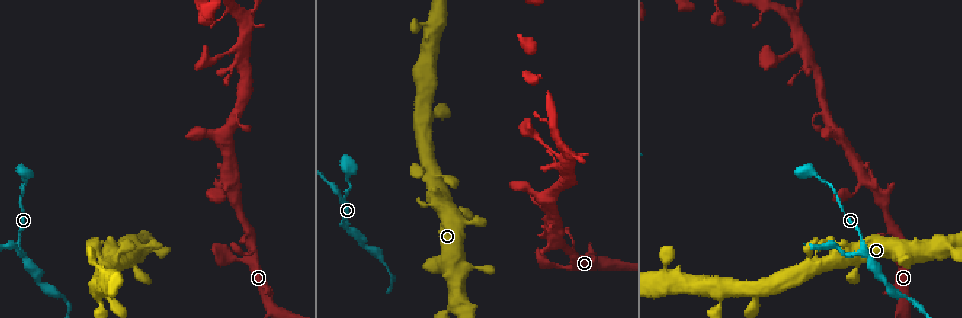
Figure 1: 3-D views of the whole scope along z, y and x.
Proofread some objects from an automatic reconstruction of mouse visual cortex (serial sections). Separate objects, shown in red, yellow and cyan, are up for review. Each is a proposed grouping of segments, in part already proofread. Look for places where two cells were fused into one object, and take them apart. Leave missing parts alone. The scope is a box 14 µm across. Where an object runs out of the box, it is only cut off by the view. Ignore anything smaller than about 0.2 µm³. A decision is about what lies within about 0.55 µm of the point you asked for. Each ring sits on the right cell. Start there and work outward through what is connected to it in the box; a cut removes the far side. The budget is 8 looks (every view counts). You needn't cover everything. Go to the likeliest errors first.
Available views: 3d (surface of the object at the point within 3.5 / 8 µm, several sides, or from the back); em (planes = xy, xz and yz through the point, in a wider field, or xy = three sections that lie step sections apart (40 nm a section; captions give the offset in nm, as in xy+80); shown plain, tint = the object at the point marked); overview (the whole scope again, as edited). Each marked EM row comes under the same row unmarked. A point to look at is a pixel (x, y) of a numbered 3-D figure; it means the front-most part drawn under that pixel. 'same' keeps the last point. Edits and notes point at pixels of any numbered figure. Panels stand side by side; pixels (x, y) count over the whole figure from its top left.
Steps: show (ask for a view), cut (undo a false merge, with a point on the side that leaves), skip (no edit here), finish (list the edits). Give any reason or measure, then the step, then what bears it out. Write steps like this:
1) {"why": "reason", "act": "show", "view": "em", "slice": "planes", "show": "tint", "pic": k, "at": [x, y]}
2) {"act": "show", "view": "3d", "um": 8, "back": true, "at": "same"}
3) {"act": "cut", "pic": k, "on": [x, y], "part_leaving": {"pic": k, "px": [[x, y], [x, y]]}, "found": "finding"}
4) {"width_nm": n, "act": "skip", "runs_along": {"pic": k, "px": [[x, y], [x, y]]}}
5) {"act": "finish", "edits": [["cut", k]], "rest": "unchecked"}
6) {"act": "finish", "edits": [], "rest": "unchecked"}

{"why": "three-way junction", "act": "show", "view": "3d", "um": 3.5, "pic": 1, "at": [866, 251]}

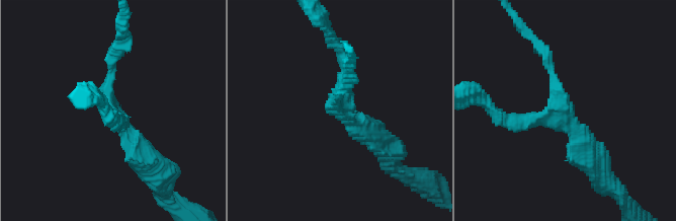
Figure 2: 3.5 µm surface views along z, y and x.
{"arms": 3, "arm_widths_nm": [200, 200, 300], "why": "shape alone is not enough", "act": "show", "view": "em", "slice": "xy", "step": 3, "show": "tint", "pic": 2, "at": [560, 105]}

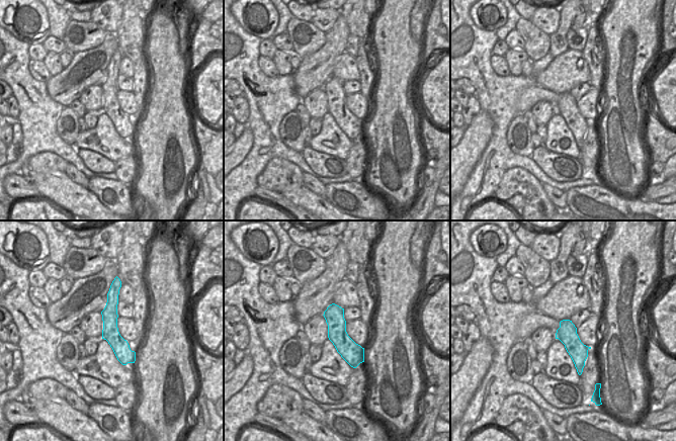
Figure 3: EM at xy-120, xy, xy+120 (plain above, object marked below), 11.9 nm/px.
{"act": "show", "view": "em", "slice": "planes", "show": "tint", "at": "same"}

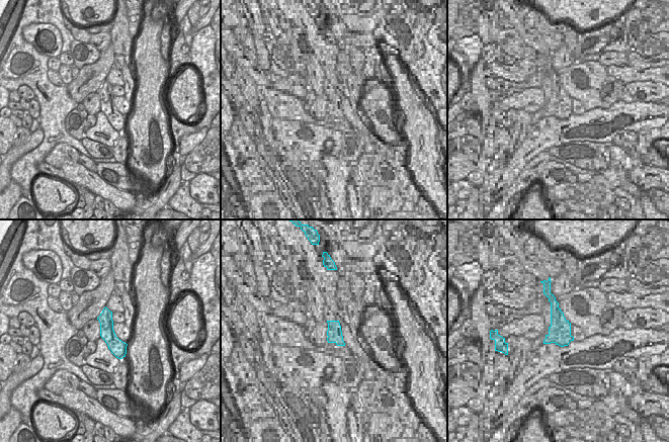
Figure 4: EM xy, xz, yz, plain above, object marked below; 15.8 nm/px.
{"act": "skip", "runs_along": {"pic": 4, "px": [[105, 311], [106, 332], [122, 354]]}, "found": "all the same cell"}

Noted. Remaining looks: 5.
{"why": "thick turns thin", "act": "show", "view": "3d", "um": 3.5, "pic": 1, "at": [244, 22]}

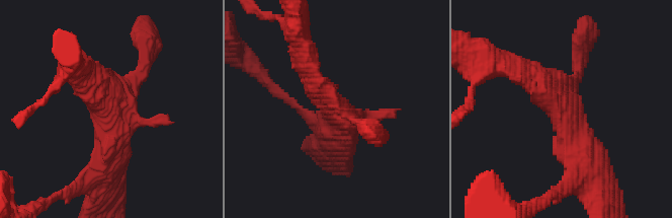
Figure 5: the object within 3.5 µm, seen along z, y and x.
{"act": "show", "view": "em", "slice": "xy", "step": 5, "show": "tint", "pic": 5, "at": [340, 116]}

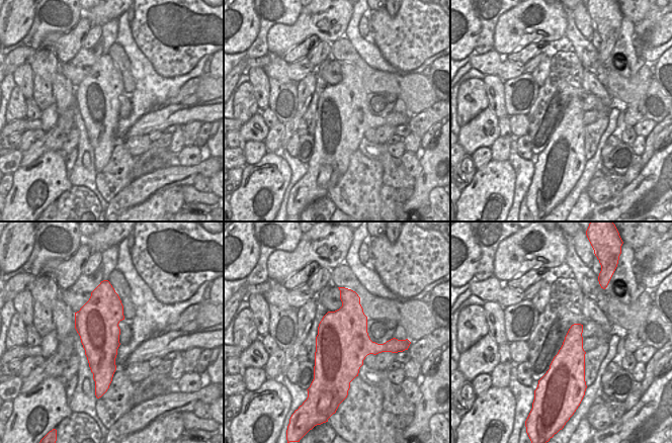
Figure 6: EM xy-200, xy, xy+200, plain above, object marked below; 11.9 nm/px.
{"act": "skip", "found": "all the same cell"}

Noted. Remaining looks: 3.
{"act": "show", "view": "3d", "um": 3.5, "pic": 1, "at": [451, 262]}

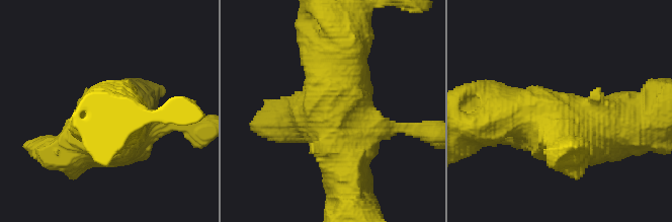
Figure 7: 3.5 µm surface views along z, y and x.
{"act": "show", "view": "em", "slice": "xy", "step": 5, "show": "tint", "pic": 7, "at": [334, 117]}

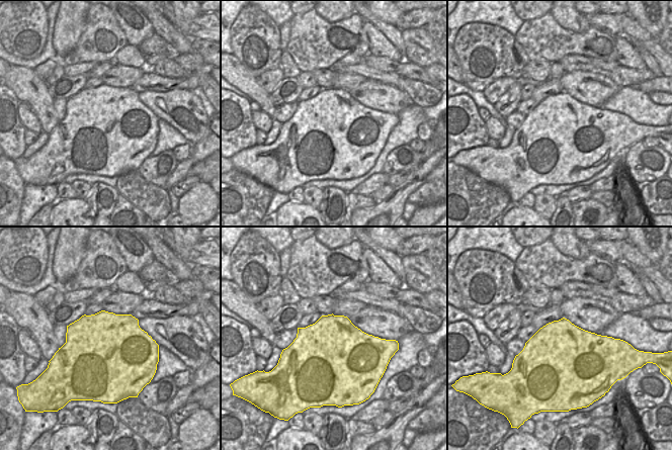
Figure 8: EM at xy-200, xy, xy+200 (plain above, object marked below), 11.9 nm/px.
{"act": "skip", "runs_along": {"pic": 7, "px": [[501, 109], [561, 131], [631, 125]]}, "found": "continuous, no second cell"}

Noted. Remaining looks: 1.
{"act": "finish", "edits": [], "rest": "unchecked"}

